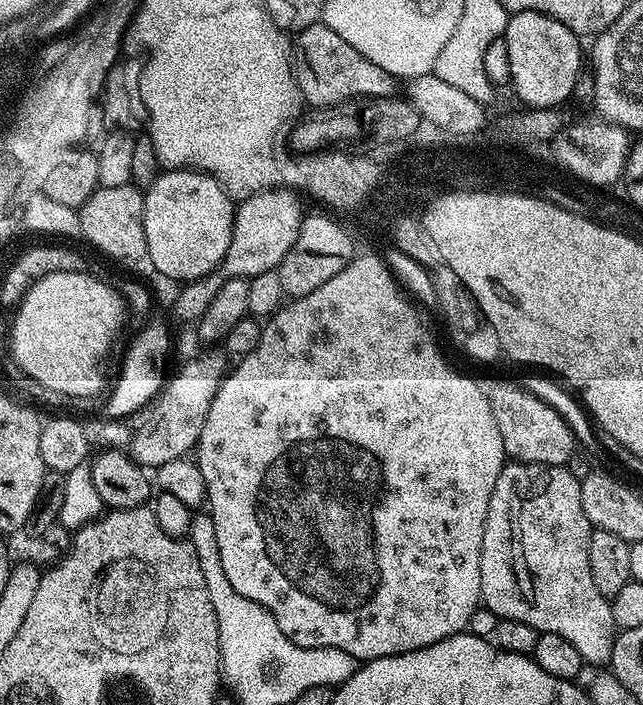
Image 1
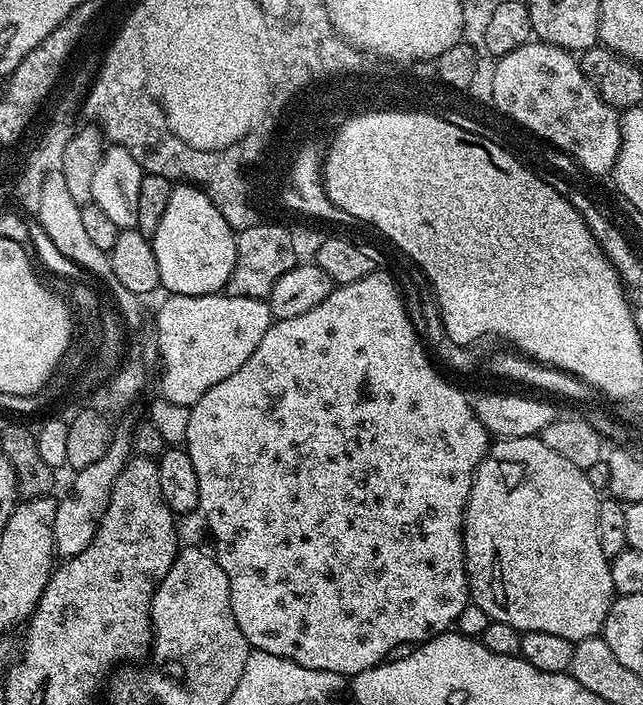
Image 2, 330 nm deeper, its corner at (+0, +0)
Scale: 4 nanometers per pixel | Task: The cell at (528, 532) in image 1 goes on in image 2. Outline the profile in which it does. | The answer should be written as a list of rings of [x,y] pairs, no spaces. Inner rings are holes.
[[[539,435],[497,439],[489,447],[484,461],[476,468],[476,474],[472,478],[472,489],[468,495],[468,504],[464,508],[464,571],[468,574],[471,603],[482,606],[482,610],[486,610],[489,620],[506,622],[518,629],[521,634],[542,630],[546,634],[558,634],[561,638],[573,642],[601,635],[614,593],[610,582],[610,558],[606,554],[602,554],[602,546],[598,542],[600,501],[598,491],[594,486],[590,486],[585,469],[574,466],[574,462],[566,462],[566,458],[562,458],[562,454],[554,454],[554,450],[550,450],[550,446],[546,446],[540,441]]]

